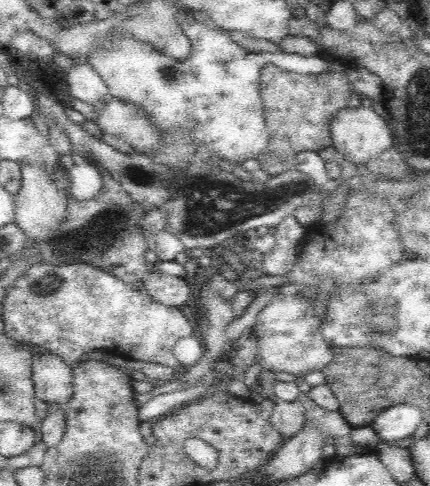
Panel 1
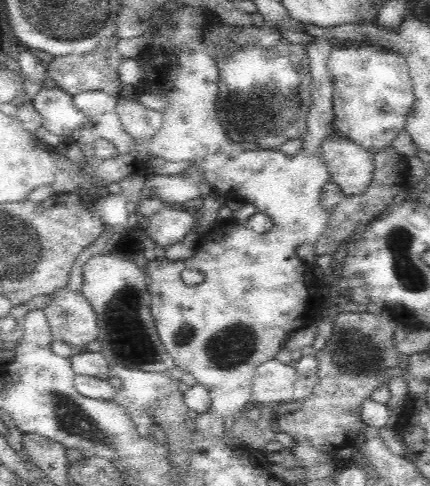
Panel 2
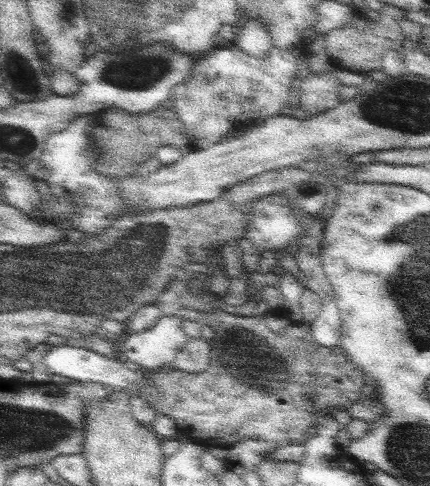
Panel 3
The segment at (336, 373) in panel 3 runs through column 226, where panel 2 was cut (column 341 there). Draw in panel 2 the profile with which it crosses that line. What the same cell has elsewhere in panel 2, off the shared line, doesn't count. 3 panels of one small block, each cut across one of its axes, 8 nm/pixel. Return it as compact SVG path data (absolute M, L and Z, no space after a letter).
M384 310L384 314L340 312L334 322L332 338L320 352L316 352L316 386L304 402L294 406L292 412L278 416L280 432L290 434L296 444L308 444L322 454L334 454L340 448L354 446L368 430L368 424L360 414L360 404L364 404L378 386L390 382L390 368L402 366L404 358L394 342L394 330L398 324L400 320L388 310Z

